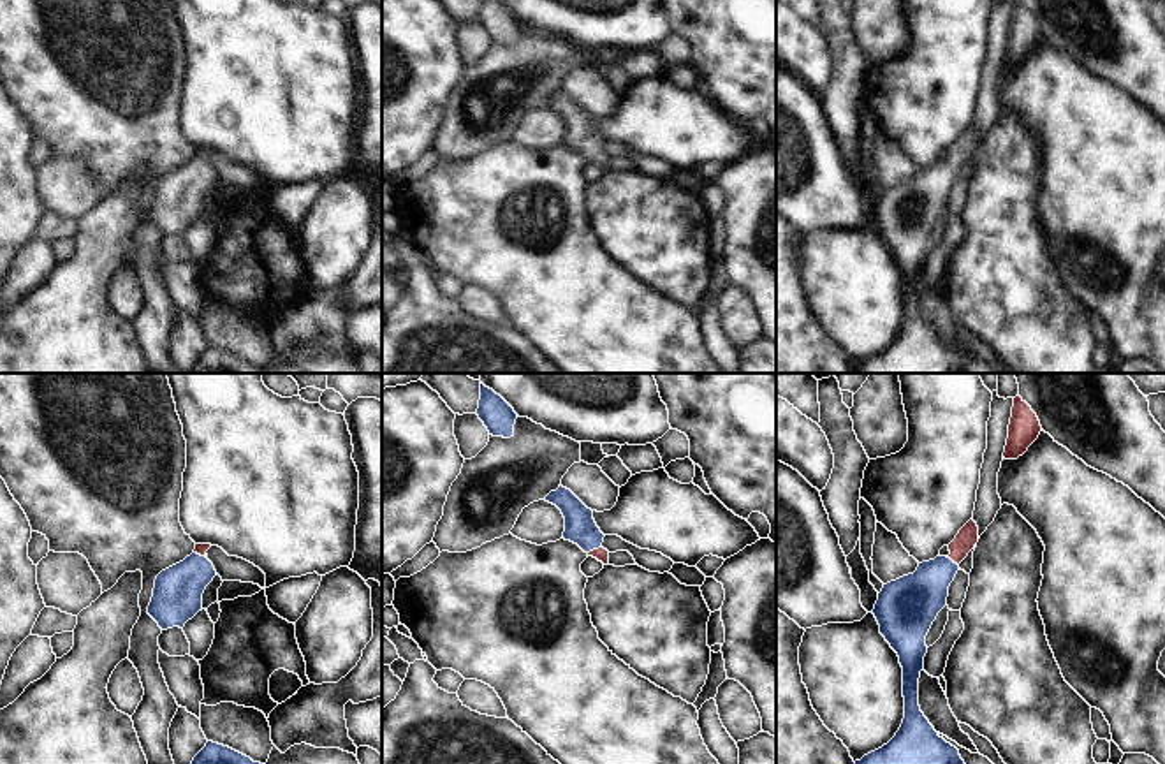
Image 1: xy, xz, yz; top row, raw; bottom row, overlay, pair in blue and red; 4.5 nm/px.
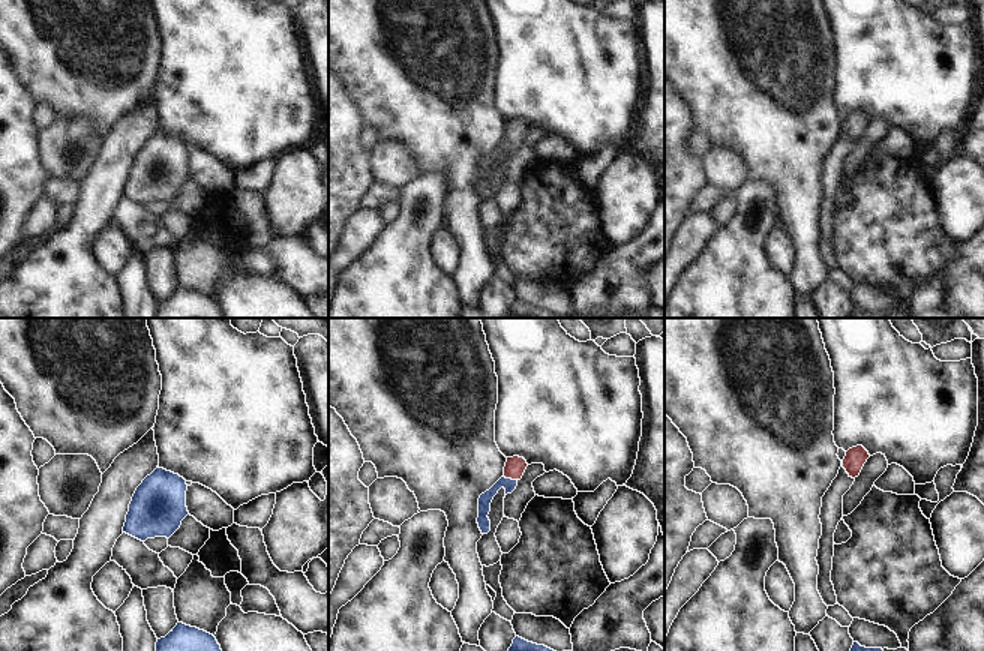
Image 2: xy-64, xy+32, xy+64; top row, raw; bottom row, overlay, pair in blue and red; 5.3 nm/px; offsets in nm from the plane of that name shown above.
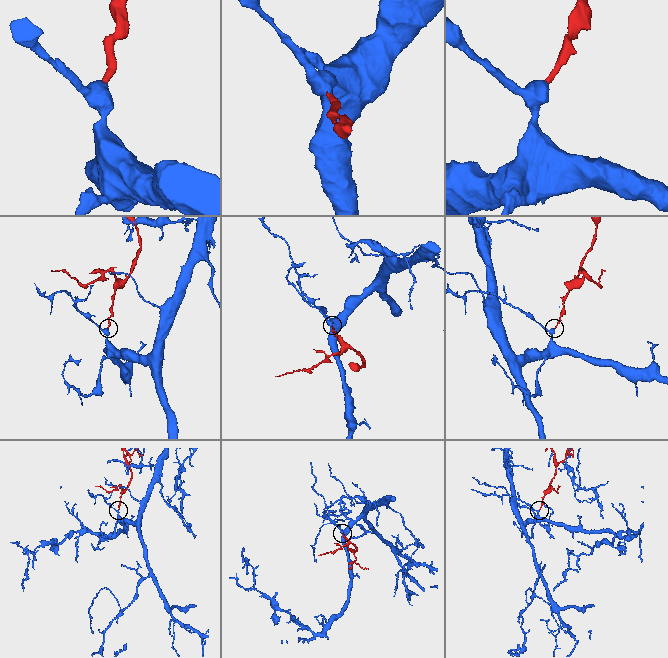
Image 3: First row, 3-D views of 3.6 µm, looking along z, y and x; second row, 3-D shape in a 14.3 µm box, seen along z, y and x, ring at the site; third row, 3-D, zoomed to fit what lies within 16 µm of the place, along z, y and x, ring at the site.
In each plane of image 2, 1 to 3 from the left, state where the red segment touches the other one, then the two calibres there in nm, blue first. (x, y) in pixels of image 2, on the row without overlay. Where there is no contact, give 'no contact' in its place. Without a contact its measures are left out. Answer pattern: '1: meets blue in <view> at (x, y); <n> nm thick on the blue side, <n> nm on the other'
1: no contact
2: meets blue in xy+32 at (510, 143); 70 nm thick on the blue side, 110 nm on the other
3: no contact

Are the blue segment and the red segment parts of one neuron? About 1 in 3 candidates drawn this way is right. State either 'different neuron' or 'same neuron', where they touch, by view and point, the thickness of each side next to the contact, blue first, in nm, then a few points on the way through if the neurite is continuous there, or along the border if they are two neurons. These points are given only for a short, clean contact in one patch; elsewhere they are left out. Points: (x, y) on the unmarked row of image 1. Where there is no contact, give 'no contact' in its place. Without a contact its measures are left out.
same neuron; meets blue in xz at (593, 154); 140 nm thick on the blue side, 60 nm on the other; runs through xz (579, 132), (593, 154), (602, 161)

